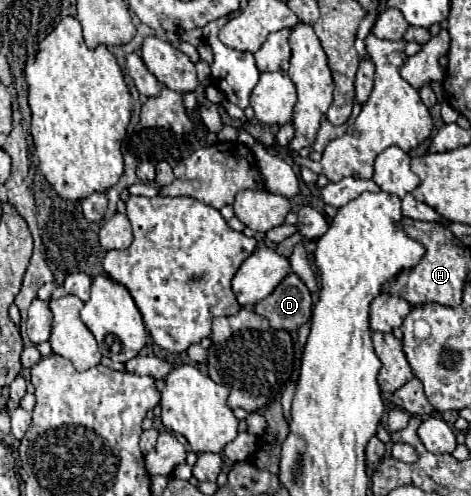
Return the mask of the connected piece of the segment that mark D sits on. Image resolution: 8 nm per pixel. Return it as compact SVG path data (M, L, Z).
M287 274L281 284L255 304L255 312L265 316L271 328L295 334L311 318L311 292L297 274Z

